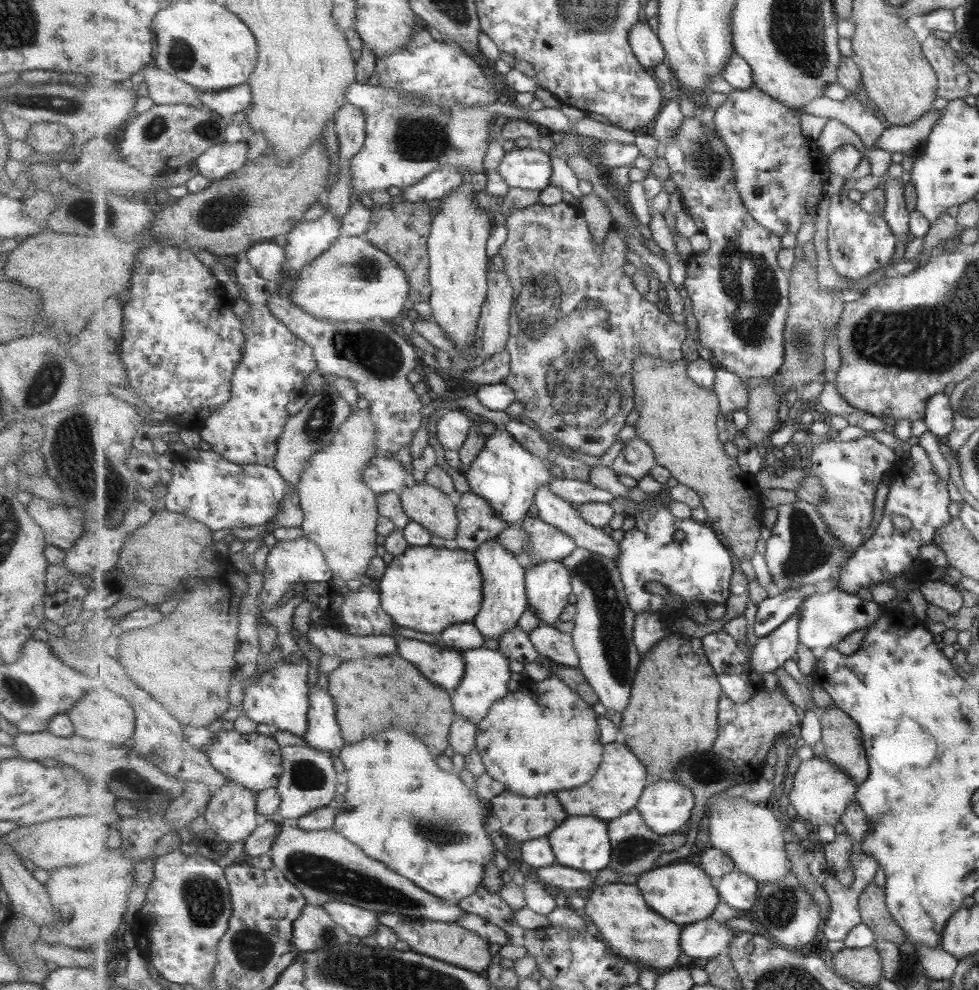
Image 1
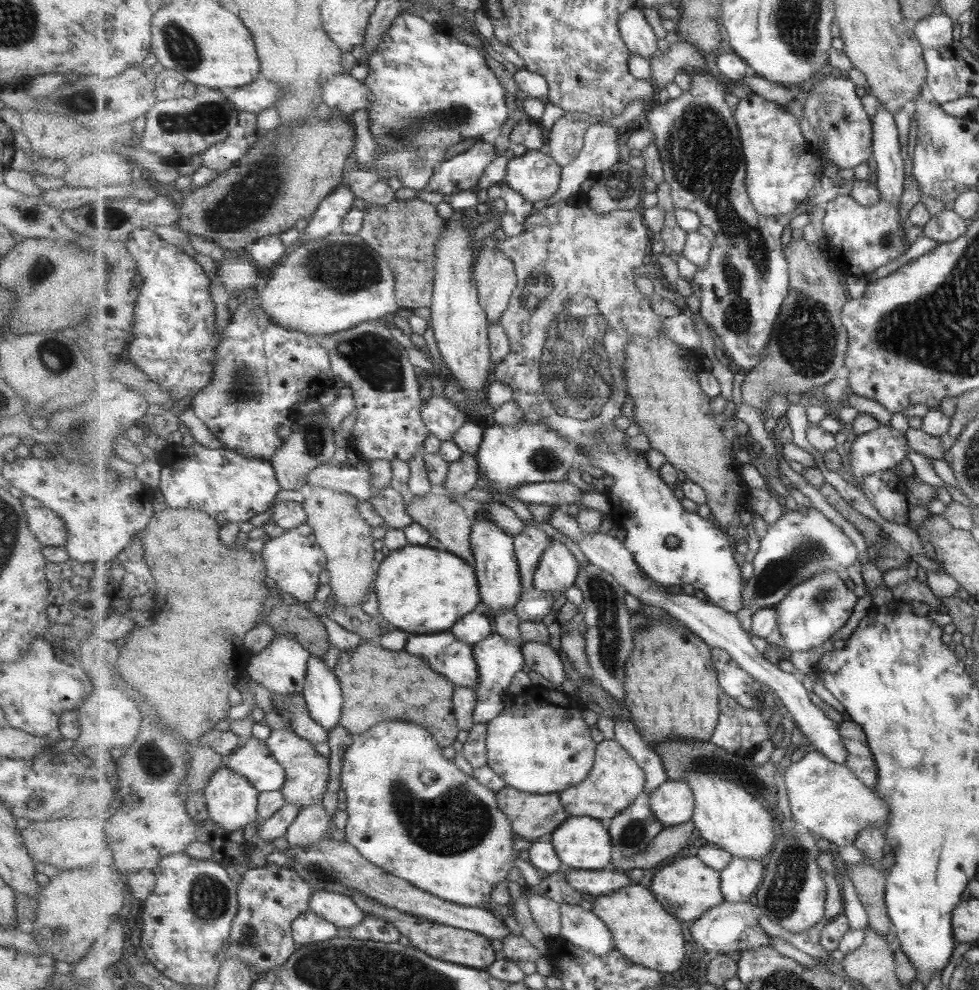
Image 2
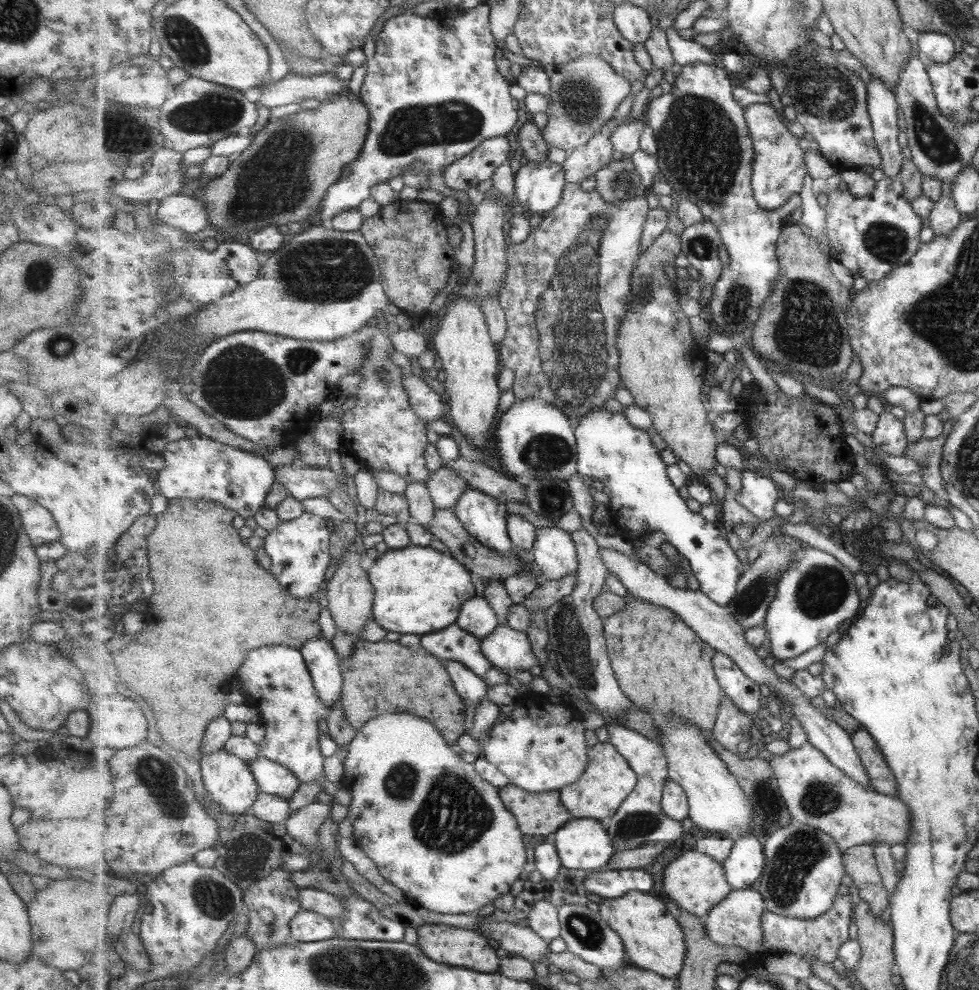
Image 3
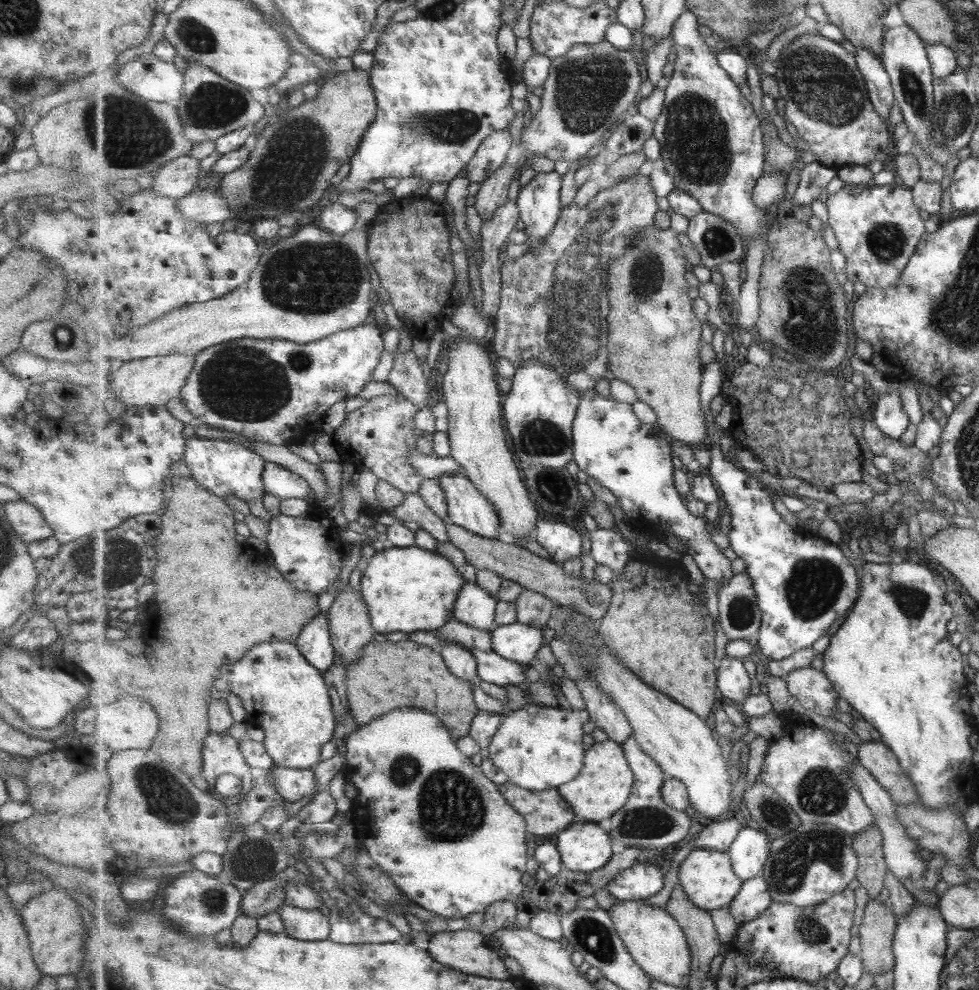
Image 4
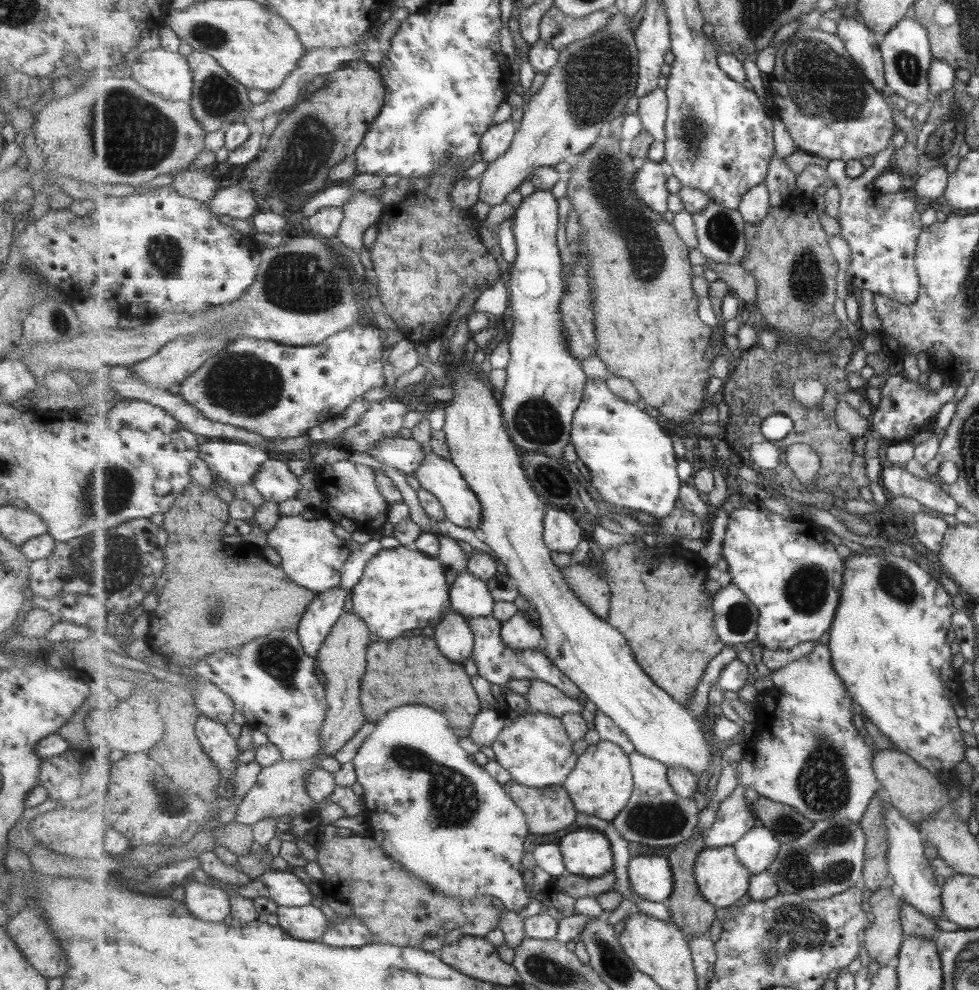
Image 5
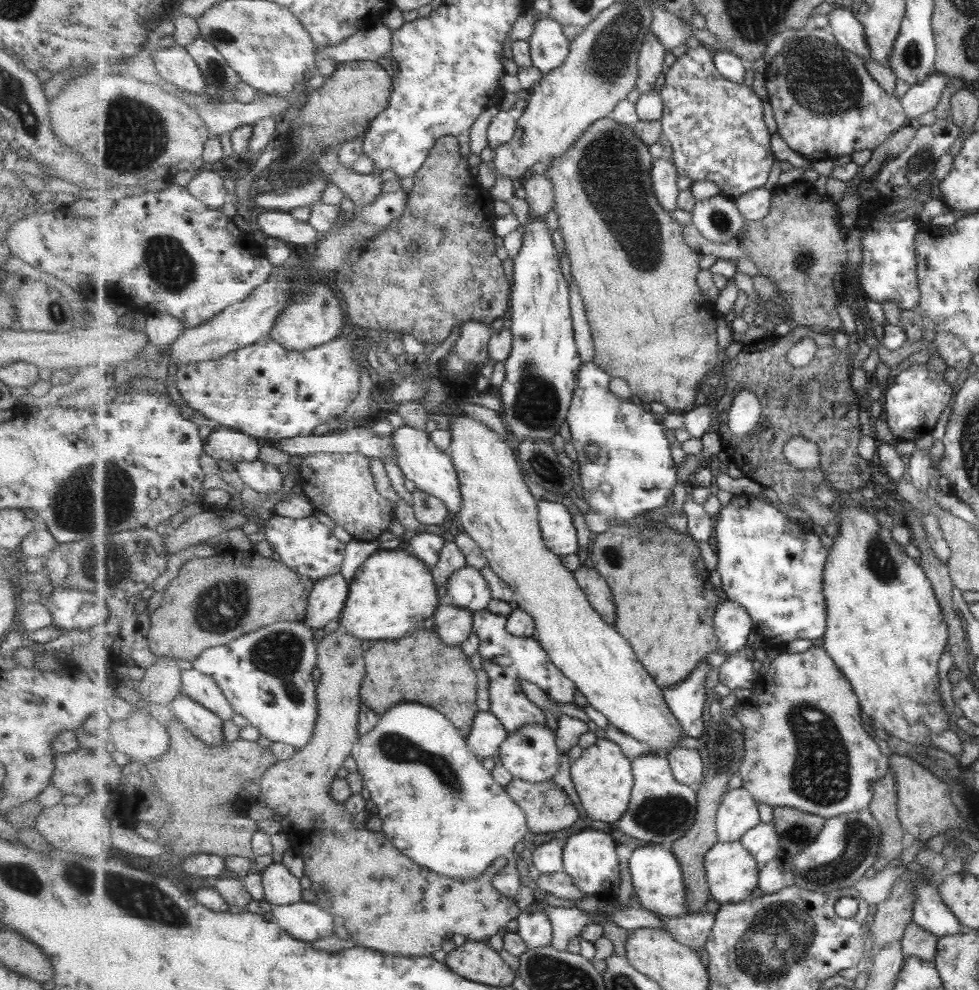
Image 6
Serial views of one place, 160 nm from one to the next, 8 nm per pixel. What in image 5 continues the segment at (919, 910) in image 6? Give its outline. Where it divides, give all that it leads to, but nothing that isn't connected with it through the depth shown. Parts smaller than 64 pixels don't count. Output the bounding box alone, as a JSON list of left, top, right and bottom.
[884,804,945,922]

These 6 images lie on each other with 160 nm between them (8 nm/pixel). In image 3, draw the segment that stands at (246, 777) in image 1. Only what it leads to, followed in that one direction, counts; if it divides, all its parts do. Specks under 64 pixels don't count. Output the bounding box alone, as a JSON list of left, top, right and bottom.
[249,755,301,801]

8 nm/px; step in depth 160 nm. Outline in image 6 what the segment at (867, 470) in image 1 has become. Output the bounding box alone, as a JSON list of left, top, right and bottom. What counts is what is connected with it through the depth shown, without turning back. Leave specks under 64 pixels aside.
[885,364,953,441]

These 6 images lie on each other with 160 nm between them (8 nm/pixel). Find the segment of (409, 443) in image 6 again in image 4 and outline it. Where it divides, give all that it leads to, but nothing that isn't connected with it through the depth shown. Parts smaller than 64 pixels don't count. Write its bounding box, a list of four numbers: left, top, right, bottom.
[438,473,502,539]

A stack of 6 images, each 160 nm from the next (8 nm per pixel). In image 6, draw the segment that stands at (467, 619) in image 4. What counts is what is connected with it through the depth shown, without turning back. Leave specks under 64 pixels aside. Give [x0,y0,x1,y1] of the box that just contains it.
[446,565,494,613]

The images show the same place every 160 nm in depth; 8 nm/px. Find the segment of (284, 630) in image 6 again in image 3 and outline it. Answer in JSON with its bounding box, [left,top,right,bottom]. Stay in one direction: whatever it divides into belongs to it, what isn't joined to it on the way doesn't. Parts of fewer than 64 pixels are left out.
[237,645,348,823]

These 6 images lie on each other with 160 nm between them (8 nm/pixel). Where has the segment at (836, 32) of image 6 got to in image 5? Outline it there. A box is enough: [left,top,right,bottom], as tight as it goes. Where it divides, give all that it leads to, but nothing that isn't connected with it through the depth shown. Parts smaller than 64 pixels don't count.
[837,17,891,95]

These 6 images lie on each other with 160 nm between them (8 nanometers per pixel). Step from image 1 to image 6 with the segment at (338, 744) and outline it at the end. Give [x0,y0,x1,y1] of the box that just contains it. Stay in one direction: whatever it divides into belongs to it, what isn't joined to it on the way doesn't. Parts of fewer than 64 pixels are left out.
[305,574,350,632]

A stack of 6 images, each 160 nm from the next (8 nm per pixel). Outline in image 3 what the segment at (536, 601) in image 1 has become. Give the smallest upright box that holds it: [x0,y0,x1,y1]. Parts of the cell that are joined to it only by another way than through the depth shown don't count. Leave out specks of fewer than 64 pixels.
[532,528,579,581]

